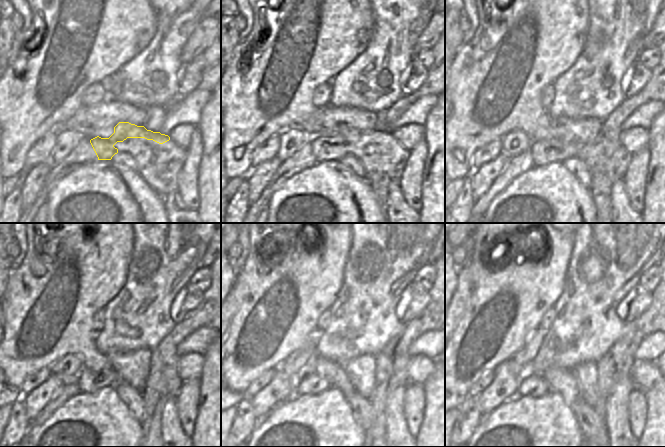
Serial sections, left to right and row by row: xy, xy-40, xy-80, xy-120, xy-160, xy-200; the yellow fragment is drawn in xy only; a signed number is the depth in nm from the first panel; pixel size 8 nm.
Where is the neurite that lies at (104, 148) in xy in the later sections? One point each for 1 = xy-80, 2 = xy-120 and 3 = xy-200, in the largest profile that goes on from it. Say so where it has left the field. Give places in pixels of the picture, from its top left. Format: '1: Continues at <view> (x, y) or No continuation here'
1: Continues at xy-80 (544, 152)
2: Continues at xy-120 (89, 381)
3: Continues at xy-200 (531, 384).

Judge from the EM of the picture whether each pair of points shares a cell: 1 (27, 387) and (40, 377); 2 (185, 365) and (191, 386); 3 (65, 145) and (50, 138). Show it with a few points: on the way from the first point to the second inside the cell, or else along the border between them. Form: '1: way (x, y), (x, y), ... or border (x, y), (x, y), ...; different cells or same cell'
1: way (30, 384), (37, 380); same cell
2: border (199, 377), (193, 377), (182, 382); different cells
3: border (56, 134), (56, 146), (49, 161); different cells

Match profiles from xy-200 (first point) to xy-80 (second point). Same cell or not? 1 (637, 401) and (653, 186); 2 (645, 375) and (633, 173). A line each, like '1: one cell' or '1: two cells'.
1: two cells
2: two cells

